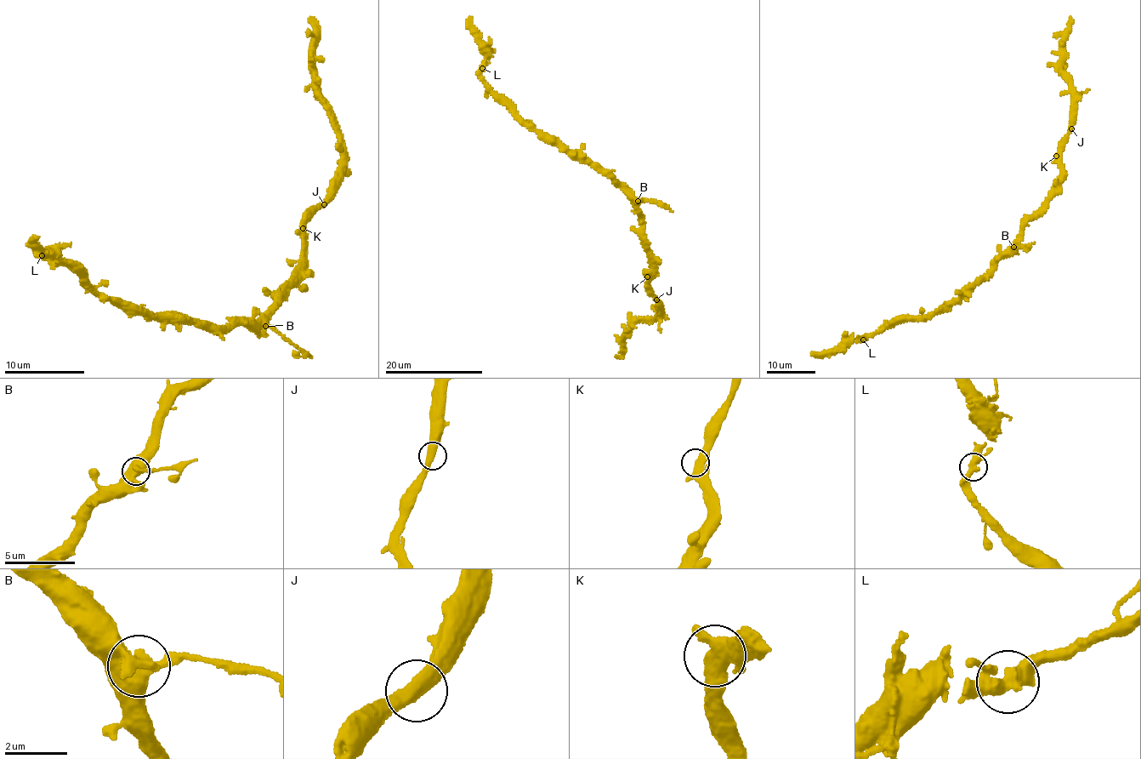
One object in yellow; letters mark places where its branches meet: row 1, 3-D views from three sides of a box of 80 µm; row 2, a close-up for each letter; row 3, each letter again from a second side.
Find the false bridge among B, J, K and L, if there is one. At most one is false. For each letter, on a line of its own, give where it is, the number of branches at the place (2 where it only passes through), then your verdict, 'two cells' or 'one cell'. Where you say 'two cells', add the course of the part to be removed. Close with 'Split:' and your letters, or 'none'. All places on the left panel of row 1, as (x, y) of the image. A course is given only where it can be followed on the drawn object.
B: place (265, 326); branches 2; one cell
J: place (324, 204); branches 2; one cell
K: place (303, 228); branches 3; one cell
L: place (42, 255); branches 3; one cell
Split: none

